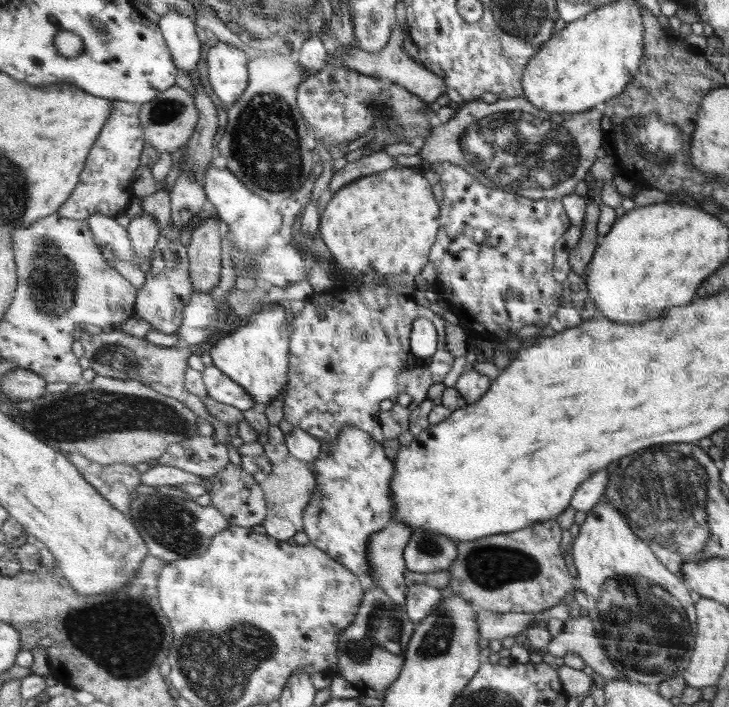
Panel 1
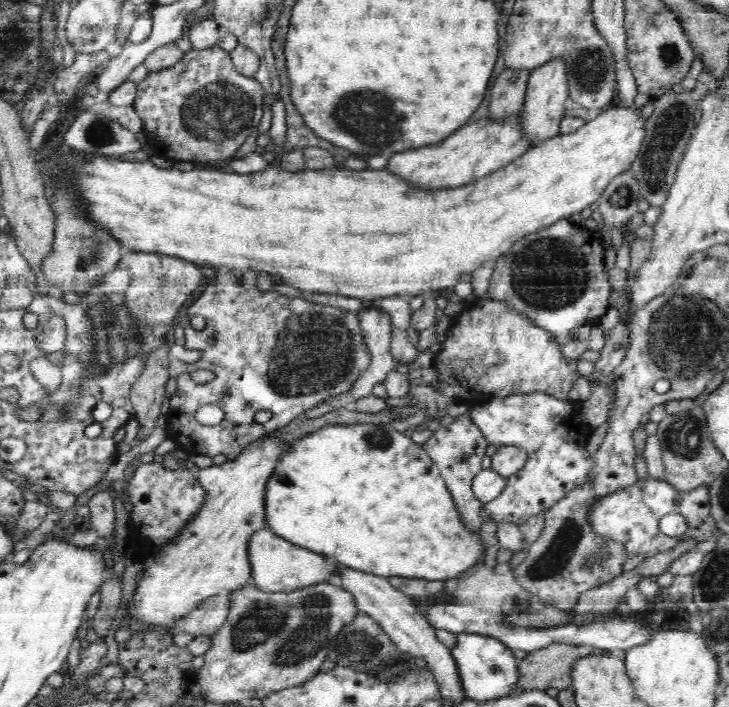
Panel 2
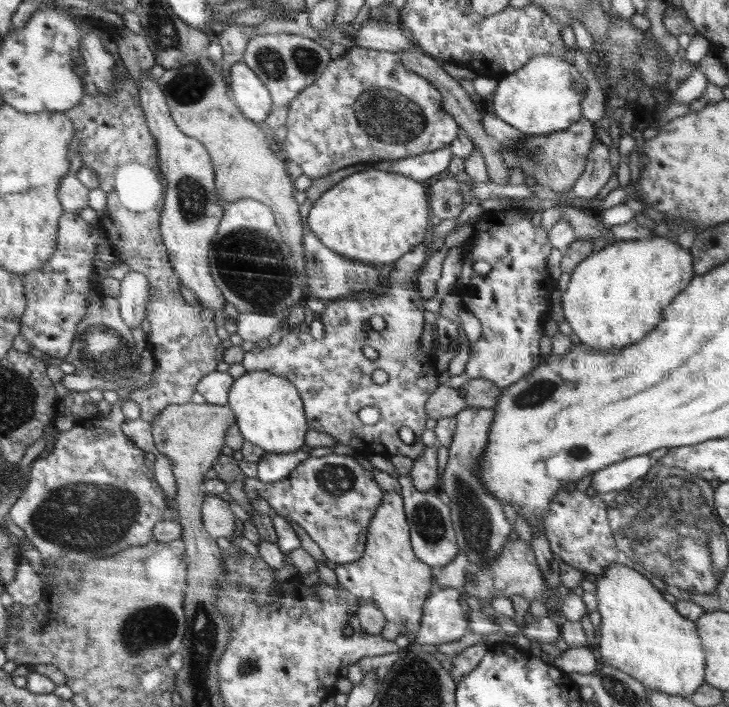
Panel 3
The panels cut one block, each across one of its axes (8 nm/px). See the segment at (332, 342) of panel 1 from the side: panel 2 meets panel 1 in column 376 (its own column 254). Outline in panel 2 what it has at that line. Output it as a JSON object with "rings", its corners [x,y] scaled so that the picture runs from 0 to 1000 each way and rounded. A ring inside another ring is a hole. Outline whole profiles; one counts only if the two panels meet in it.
{"rings":[[[302,380],[291,399],[278,406],[277,416],[258,433],[255,446],[244,450],[233,477],[233,484],[247,487],[255,495],[272,495],[277,504],[269,512],[257,515],[257,523],[241,535],[243,553],[232,563],[233,580],[226,590],[230,618],[244,625],[255,639],[281,642],[298,651],[306,649],[305,645],[321,648],[326,636],[333,636],[357,615],[385,607],[412,586],[447,569],[447,563],[475,556],[492,536],[492,525],[502,523],[510,512],[505,488],[499,485],[494,451],[487,441],[436,430],[424,420],[399,421],[377,410],[337,407],[326,400],[324,392],[325,388],[317,382]],[[266,447],[280,448],[281,463],[274,468],[261,460]],[[294,474],[298,484],[289,488],[288,478]],[[267,523],[289,523],[296,535],[272,543],[259,530]],[[285,571],[307,581],[302,600],[283,601],[269,593],[272,577]],[[357,581],[370,581],[373,590],[362,598],[351,597],[348,588]]]}

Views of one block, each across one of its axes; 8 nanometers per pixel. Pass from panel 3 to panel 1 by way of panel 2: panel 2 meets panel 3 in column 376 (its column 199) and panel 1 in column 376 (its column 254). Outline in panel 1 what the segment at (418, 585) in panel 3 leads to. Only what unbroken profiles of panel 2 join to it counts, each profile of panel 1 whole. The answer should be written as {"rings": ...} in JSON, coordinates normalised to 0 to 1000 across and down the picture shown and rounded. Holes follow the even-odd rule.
{"rings":[[[475,601],[446,648],[433,648],[425,655],[432,676],[432,686],[425,692],[420,719],[414,726],[416,751],[424,768],[446,779],[462,791],[469,801],[479,803],[486,812],[506,813],[505,772],[506,761],[521,752],[539,737],[542,723],[538,686],[543,655],[538,653],[527,639],[523,625],[510,620],[505,610],[494,604]]]}

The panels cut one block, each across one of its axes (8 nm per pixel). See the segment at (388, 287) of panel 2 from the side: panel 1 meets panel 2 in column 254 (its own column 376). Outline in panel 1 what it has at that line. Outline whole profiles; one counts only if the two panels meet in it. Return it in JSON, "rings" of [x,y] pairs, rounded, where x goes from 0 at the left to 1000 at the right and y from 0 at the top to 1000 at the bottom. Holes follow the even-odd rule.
{"rings":[[[550,235],[472,263],[457,274],[438,311],[438,331],[464,373],[524,389],[576,386],[601,322],[601,286],[593,280],[590,257]]]}

